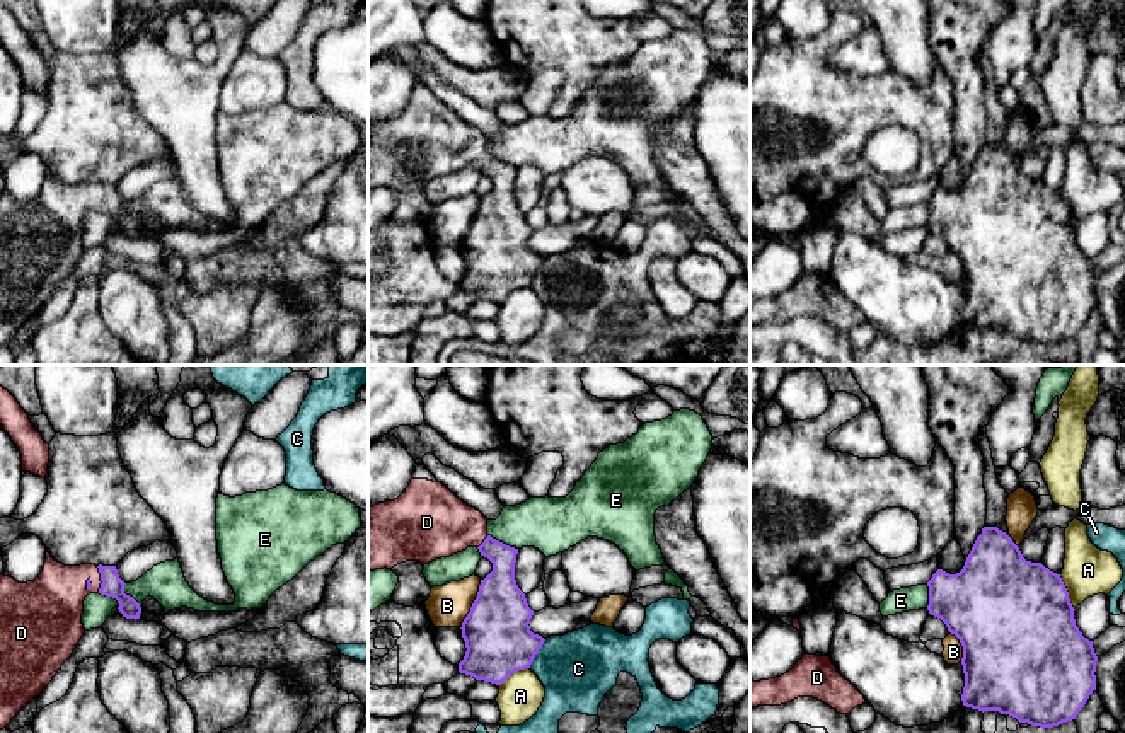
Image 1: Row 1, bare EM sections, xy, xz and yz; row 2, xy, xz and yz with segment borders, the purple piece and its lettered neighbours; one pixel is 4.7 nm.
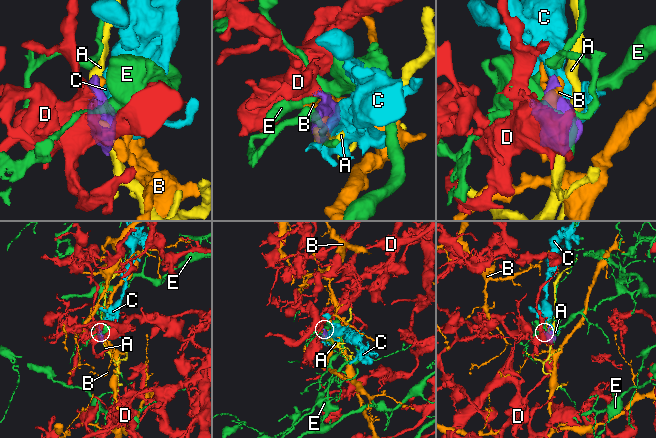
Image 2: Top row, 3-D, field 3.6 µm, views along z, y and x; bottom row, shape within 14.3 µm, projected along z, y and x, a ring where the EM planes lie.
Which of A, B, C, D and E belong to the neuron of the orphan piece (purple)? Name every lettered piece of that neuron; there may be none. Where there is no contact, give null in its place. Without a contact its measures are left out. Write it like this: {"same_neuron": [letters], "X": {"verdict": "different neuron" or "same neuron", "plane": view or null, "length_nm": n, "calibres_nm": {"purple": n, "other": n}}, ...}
{"same_neuron": ["D"], "A": {"verdict": "different neuron", "plane": "yz", "length_nm": 180, "calibres_nm": {"purple": 500, "other": 220}}, "B": {"verdict": "different neuron", "plane": "xz", "length_nm": 260, "calibres_nm": {"purple": 320, "other": 200}}, "C": {"verdict": "different neuron", "plane": "xz", "length_nm": 160, "calibres_nm": {"purple": 320, "other": 360}}, "D": {"verdict": "same neuron", "plane": "xy", "length_nm": 130, "calibres_nm": {"purple": 100, "other": 280}}, "E": {"verdict": "different neuron", "plane": "xz", "length_nm": 160, "calibres_nm": {"purple": 200, "other": 260}}}

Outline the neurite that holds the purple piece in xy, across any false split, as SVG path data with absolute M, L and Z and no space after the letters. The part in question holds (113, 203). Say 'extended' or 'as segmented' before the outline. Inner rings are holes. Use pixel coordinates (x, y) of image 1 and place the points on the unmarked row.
extended; M48 169L43 189L34 199L19 201L0 193L0 348L43 310L72 274L85 251L82 232L89 211L112 215L123 235L140 237L141 225L124 211L124 203L116 184L65 184Z

